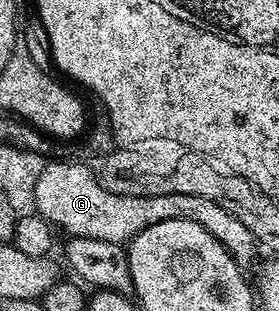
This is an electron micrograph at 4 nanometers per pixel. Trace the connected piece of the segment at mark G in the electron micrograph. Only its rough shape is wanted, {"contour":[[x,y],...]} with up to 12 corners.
{"contour":[[44,162],[35,211],[68,236],[126,245],[197,221],[254,268],[253,233],[193,193],[118,195],[83,163]]}

